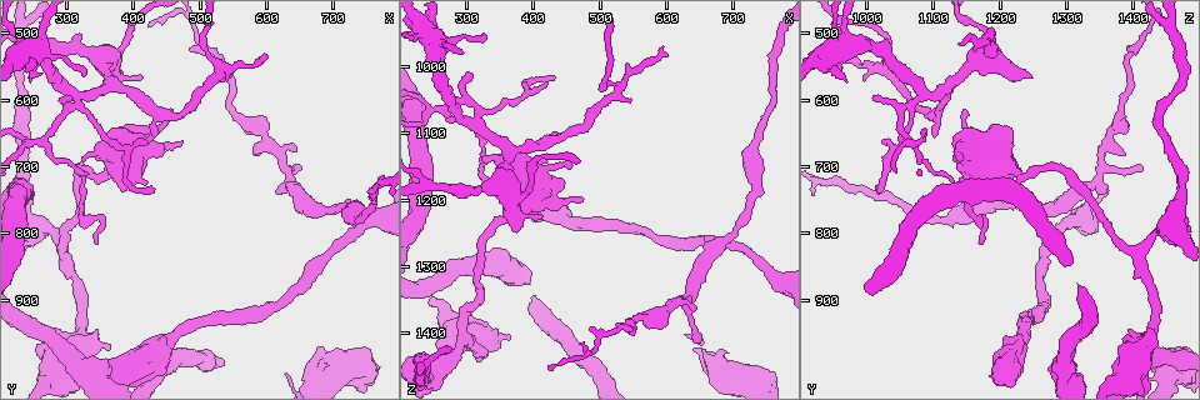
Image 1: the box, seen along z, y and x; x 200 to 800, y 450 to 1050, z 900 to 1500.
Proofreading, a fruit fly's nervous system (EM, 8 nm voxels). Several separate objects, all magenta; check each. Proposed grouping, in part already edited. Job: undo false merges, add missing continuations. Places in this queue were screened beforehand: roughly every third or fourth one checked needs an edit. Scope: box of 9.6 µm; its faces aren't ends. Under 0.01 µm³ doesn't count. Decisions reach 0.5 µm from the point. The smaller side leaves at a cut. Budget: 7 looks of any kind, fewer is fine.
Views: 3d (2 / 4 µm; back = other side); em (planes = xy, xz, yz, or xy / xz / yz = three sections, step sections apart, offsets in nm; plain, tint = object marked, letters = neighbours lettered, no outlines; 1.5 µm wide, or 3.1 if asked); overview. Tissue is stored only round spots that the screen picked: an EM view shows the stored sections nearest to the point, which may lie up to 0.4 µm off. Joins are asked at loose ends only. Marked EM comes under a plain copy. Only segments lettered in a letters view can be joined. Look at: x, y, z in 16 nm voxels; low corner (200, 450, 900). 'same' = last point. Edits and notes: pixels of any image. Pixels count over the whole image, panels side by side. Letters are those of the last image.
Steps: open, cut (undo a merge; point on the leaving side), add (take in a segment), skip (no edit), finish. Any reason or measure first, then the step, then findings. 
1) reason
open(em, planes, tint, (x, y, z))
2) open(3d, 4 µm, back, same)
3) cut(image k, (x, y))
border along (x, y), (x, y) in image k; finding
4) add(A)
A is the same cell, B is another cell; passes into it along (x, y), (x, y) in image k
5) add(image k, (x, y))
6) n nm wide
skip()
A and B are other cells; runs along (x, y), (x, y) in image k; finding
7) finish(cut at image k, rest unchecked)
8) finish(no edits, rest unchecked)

open(em, planes, letters, (420, 725, 1145))

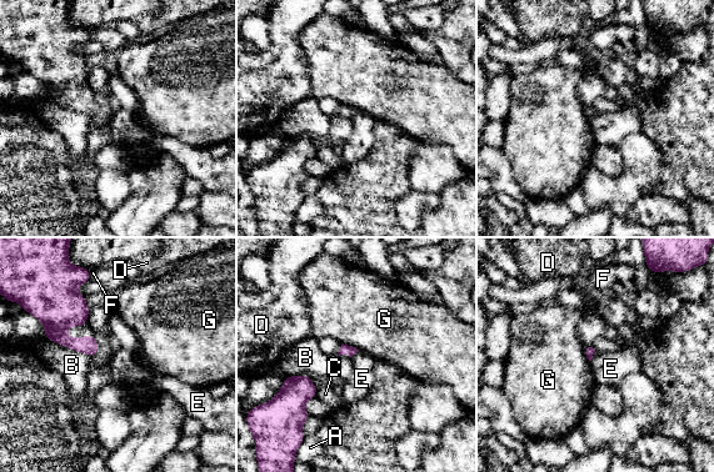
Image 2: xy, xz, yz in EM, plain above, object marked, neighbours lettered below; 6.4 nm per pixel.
skip()
A, B, C, D, E, F and G are other cells; border along (358, 350), (350, 357) in image 2; no lettered segment goes on from it

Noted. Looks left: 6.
sudden change in width
open(em, yz, step 4, letters, (730, 785, 1120))

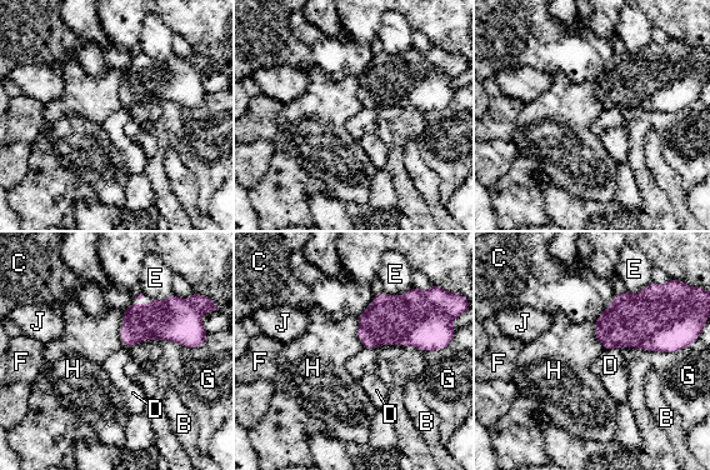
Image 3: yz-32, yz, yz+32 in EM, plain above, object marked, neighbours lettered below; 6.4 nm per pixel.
open(em, planes, letters, same)

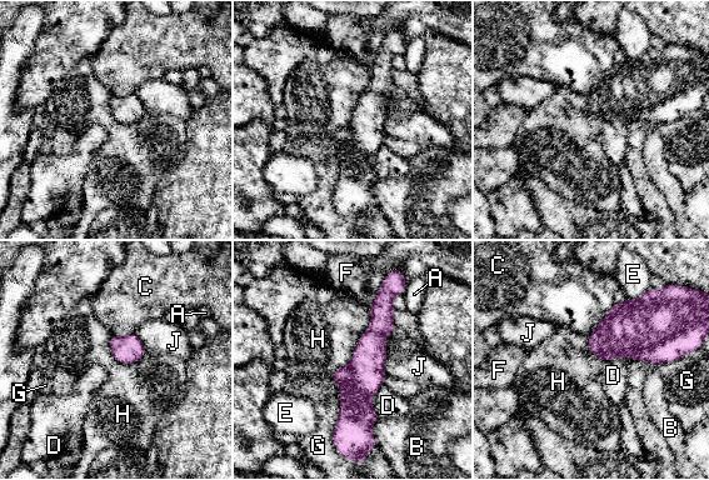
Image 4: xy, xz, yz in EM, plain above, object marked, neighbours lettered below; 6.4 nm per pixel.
skip()
A, B, C, D, E, F, G, H and J are other cells; border along (369, 306), (350, 361), (331, 371) in image 4; one neuron here

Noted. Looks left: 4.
branch stops here
open(em, planes, letters, (595, 540, 970))

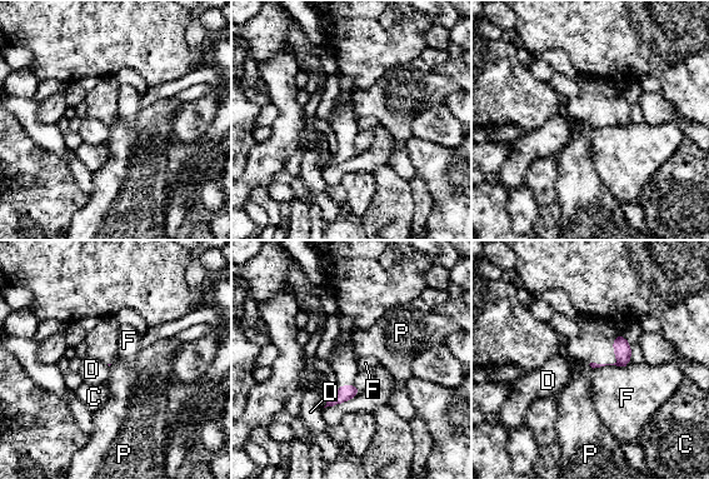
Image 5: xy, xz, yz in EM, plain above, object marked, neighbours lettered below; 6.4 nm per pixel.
skip()
C, D, F and P are other cells; border along (588, 364), (593, 368) in image 5; none of them fits

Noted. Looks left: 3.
finish(no edits, rest unchecked)

